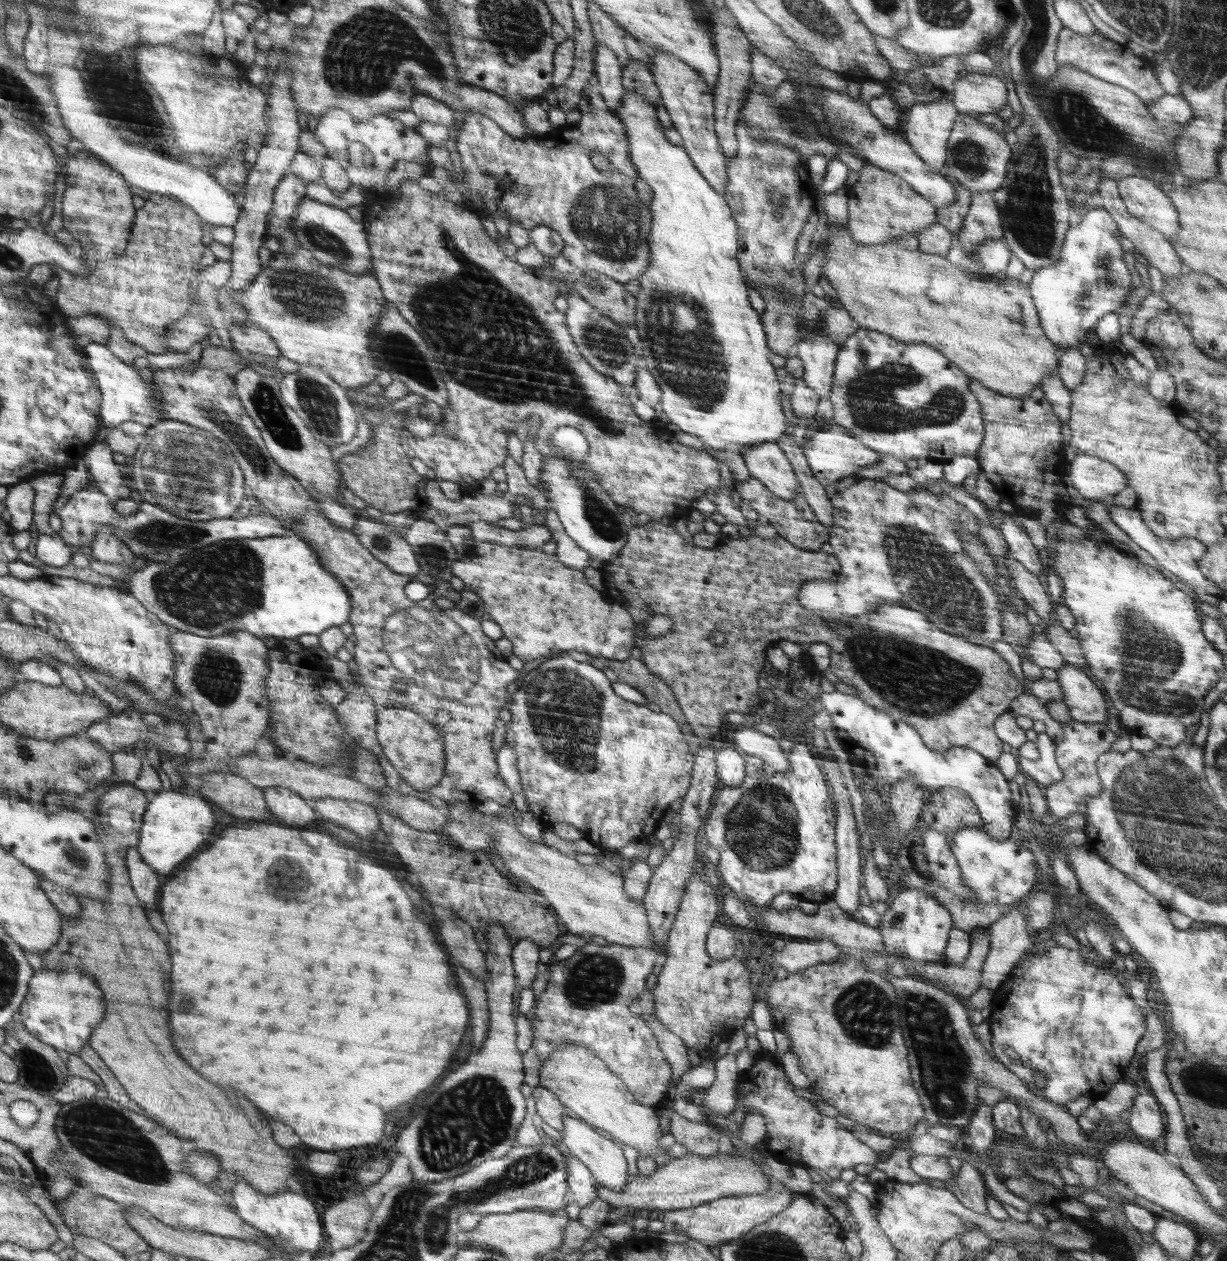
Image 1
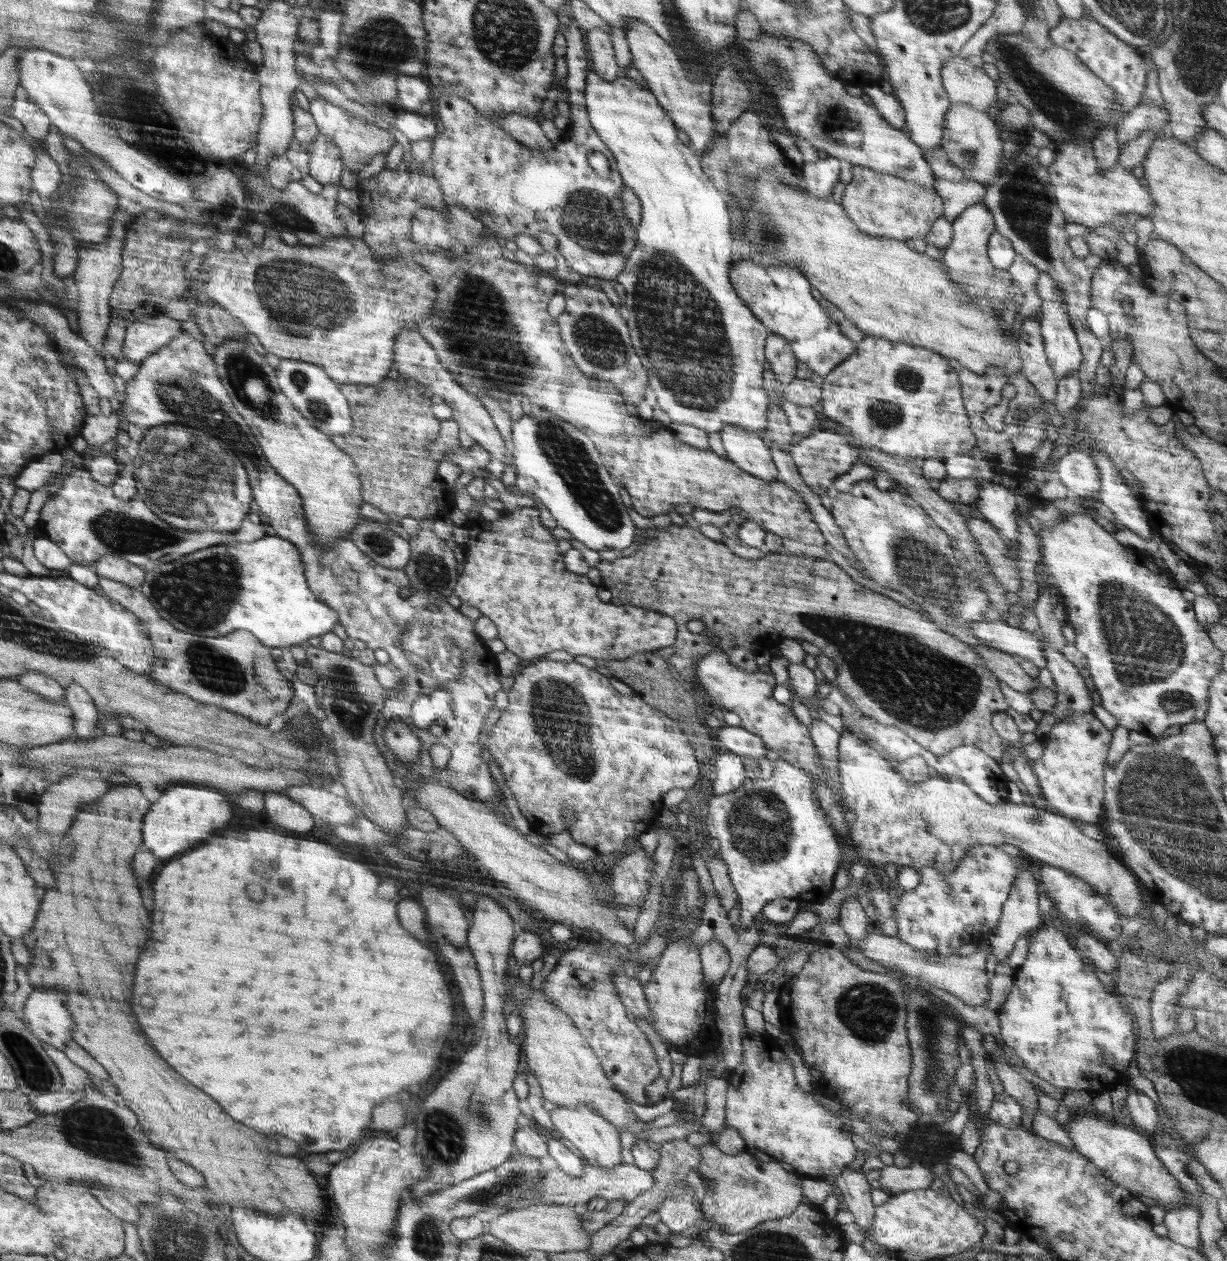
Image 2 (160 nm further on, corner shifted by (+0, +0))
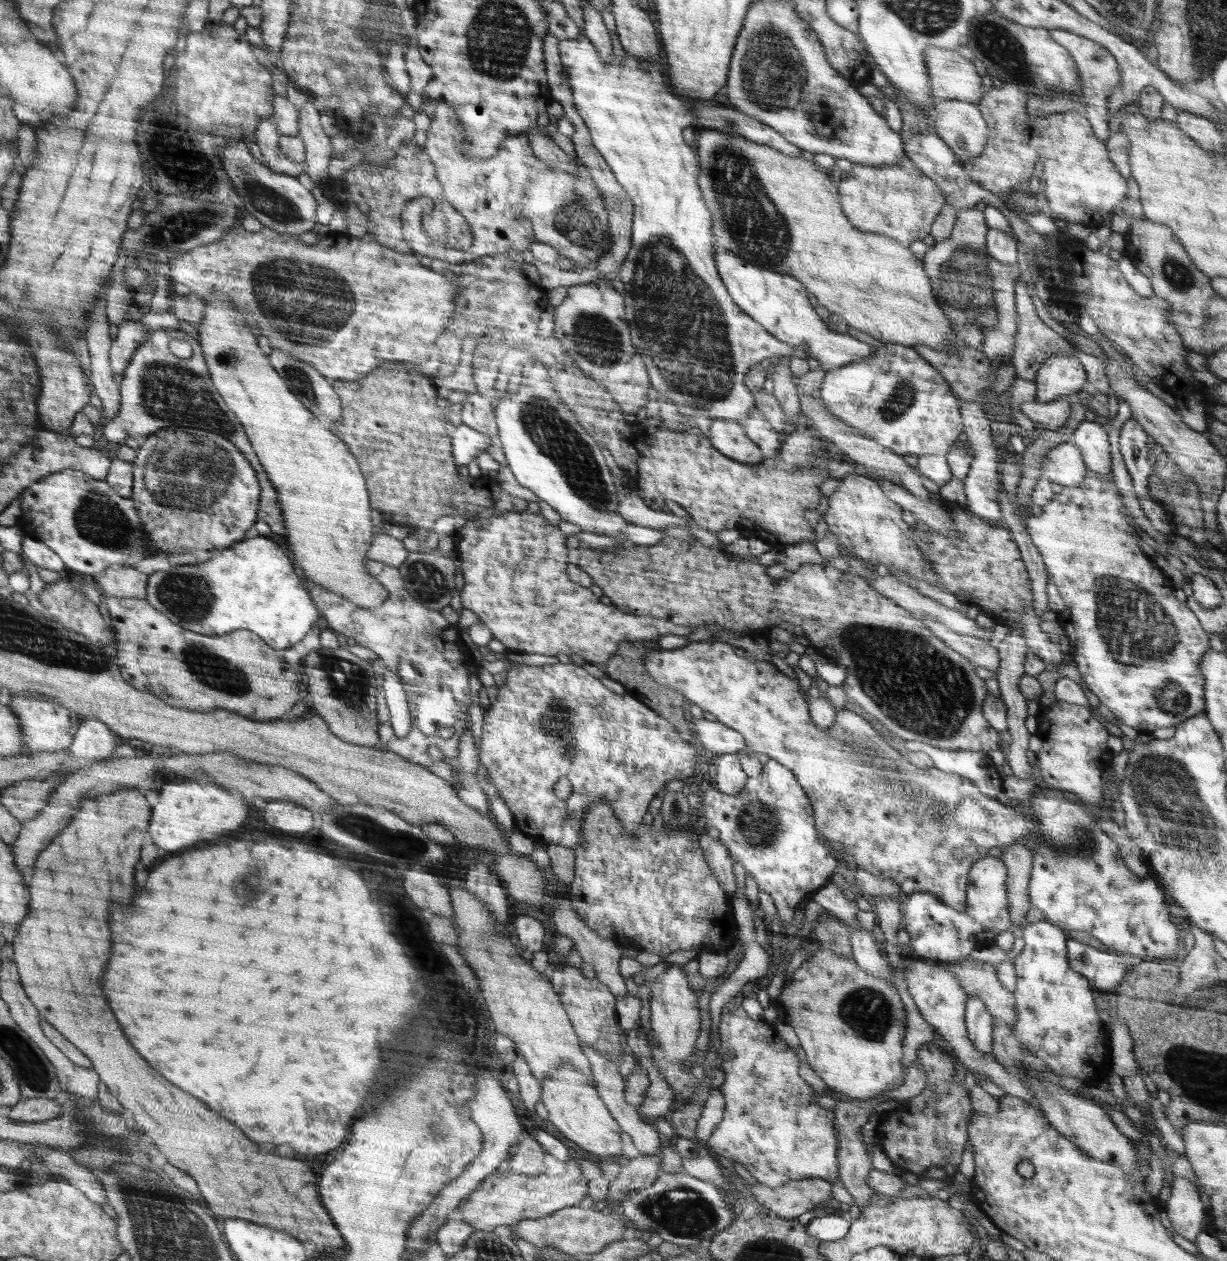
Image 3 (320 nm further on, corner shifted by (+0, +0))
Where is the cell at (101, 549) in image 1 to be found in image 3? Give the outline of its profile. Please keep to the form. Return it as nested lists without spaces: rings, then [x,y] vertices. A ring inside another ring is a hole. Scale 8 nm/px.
[[[132,565],[105,568],[96,581],[105,596],[145,599],[147,595],[148,577]]]

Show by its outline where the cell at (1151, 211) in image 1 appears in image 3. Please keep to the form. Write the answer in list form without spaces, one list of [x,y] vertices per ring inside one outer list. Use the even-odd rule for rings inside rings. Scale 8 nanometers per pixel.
[[[1004,84],[1002,88],[992,86],[978,103],[981,115],[987,124],[988,140],[982,152],[971,161],[961,161],[963,169],[972,182],[989,190],[996,196],[1012,194],[1017,186],[1030,180],[1034,174],[1036,160],[1044,166],[1043,174],[1046,185],[1049,208],[1047,213],[1054,218],[1095,227],[1111,220],[1114,207],[1126,198],[1127,179],[1124,178],[1114,163],[1109,159],[1107,148],[1094,135],[1090,121],[1084,113],[1066,111],[1031,117],[1026,110],[1027,94],[1017,84]]]

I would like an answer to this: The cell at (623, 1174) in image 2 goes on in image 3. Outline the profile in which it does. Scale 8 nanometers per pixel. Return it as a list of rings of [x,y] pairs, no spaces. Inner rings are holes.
[[[574,1158],[568,1160],[567,1169],[561,1175],[546,1175],[542,1170],[532,1174],[510,1172],[503,1175],[497,1175],[497,1171],[494,1171],[468,1196],[467,1203],[460,1207],[460,1214],[462,1214],[462,1220],[471,1224],[476,1231],[493,1231],[496,1226],[502,1226],[502,1224],[518,1224],[525,1218],[540,1218],[563,1208],[580,1204],[583,1196],[589,1192],[588,1182],[589,1180],[582,1176],[581,1168]]]

